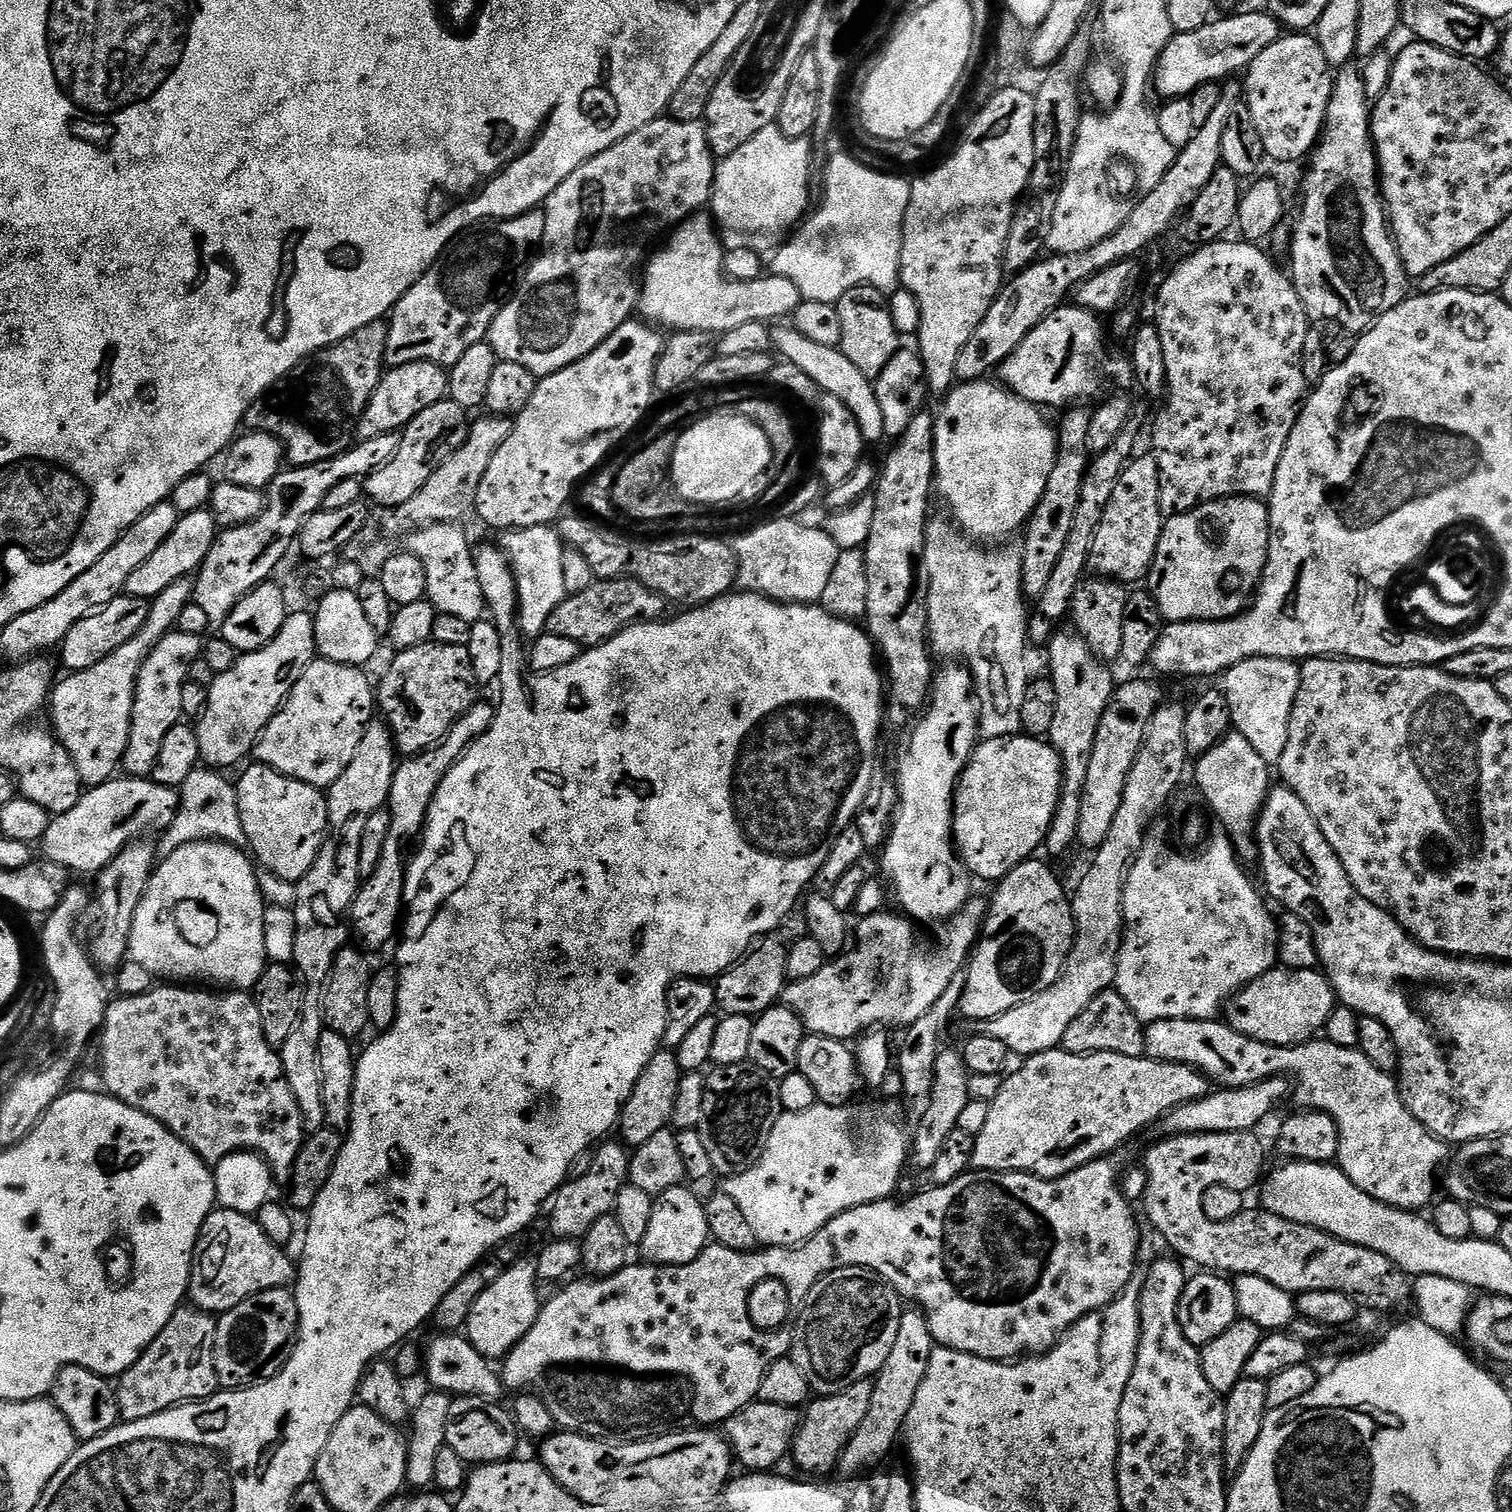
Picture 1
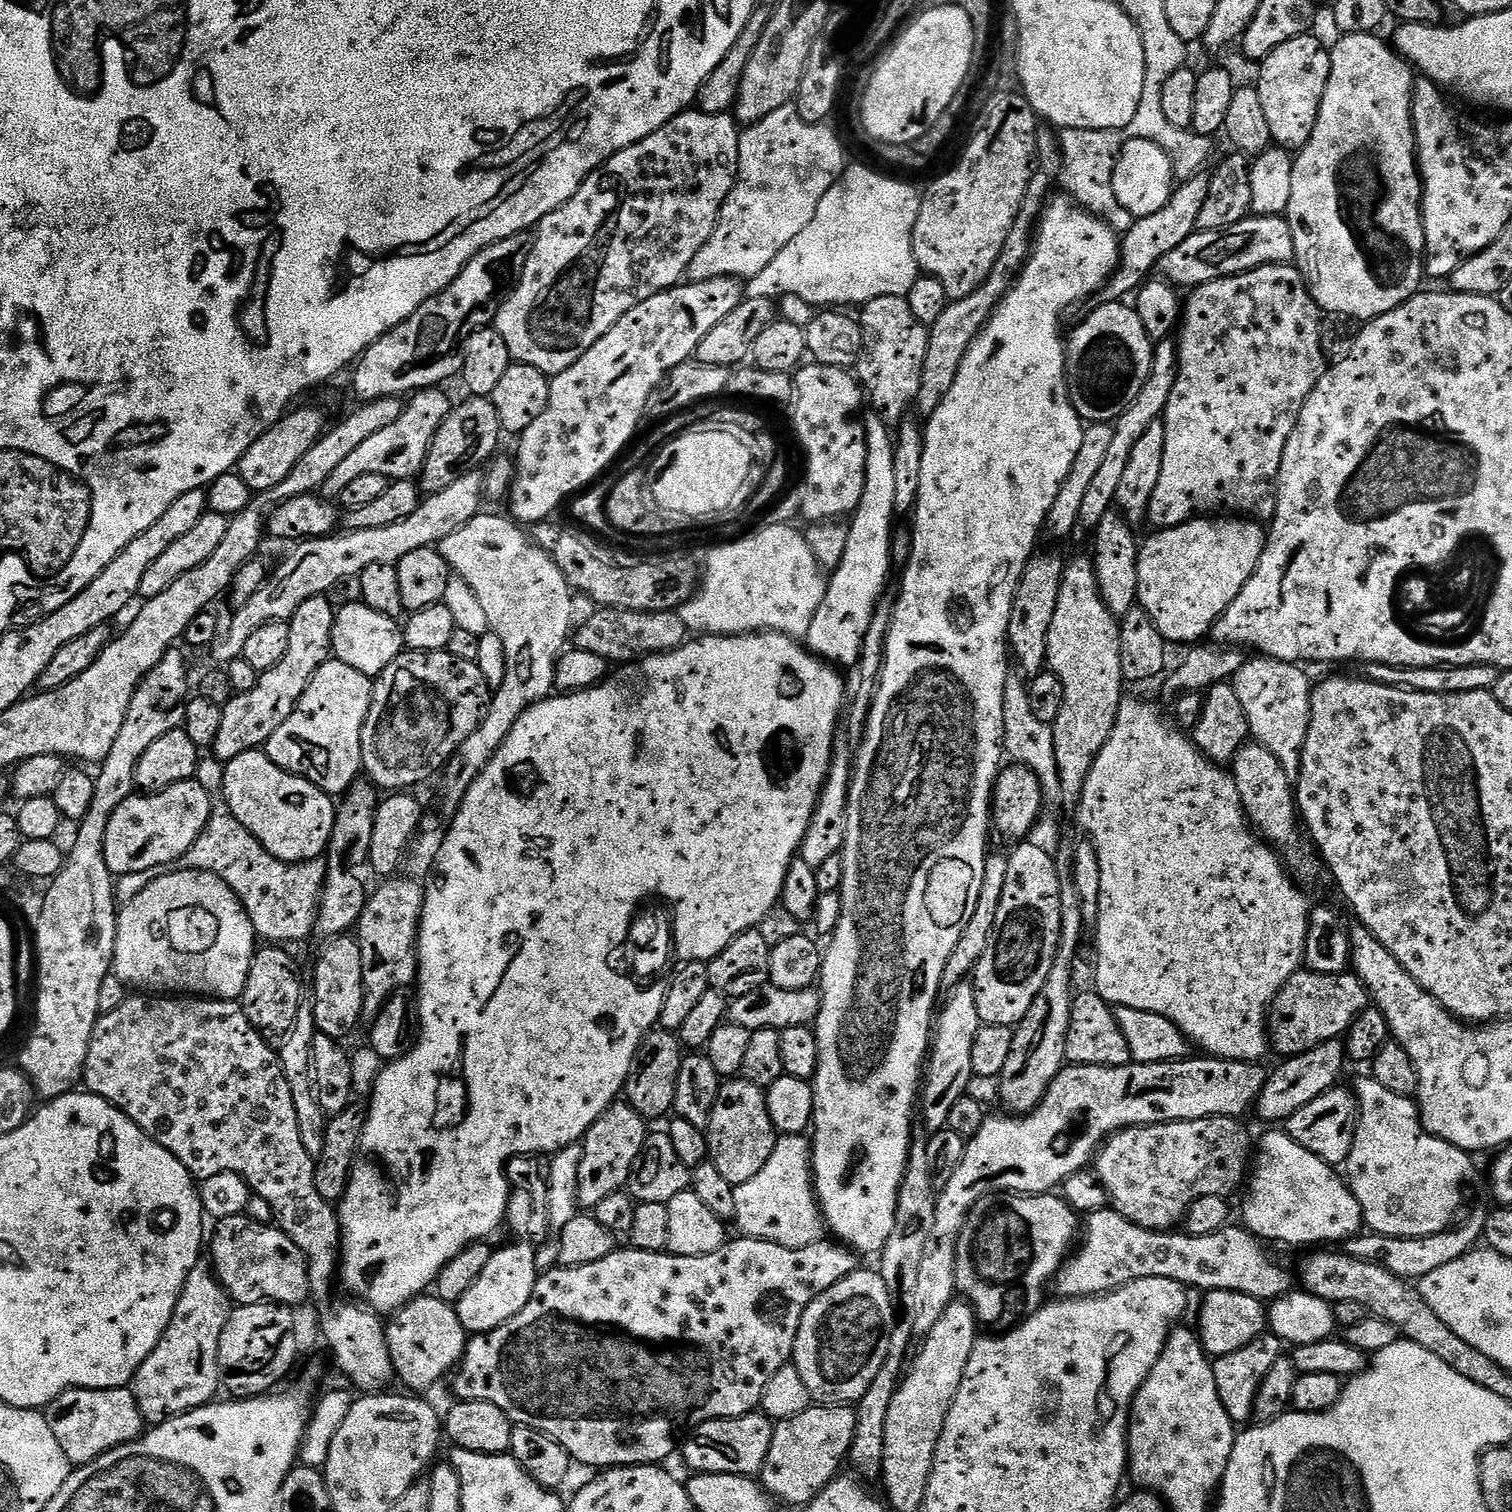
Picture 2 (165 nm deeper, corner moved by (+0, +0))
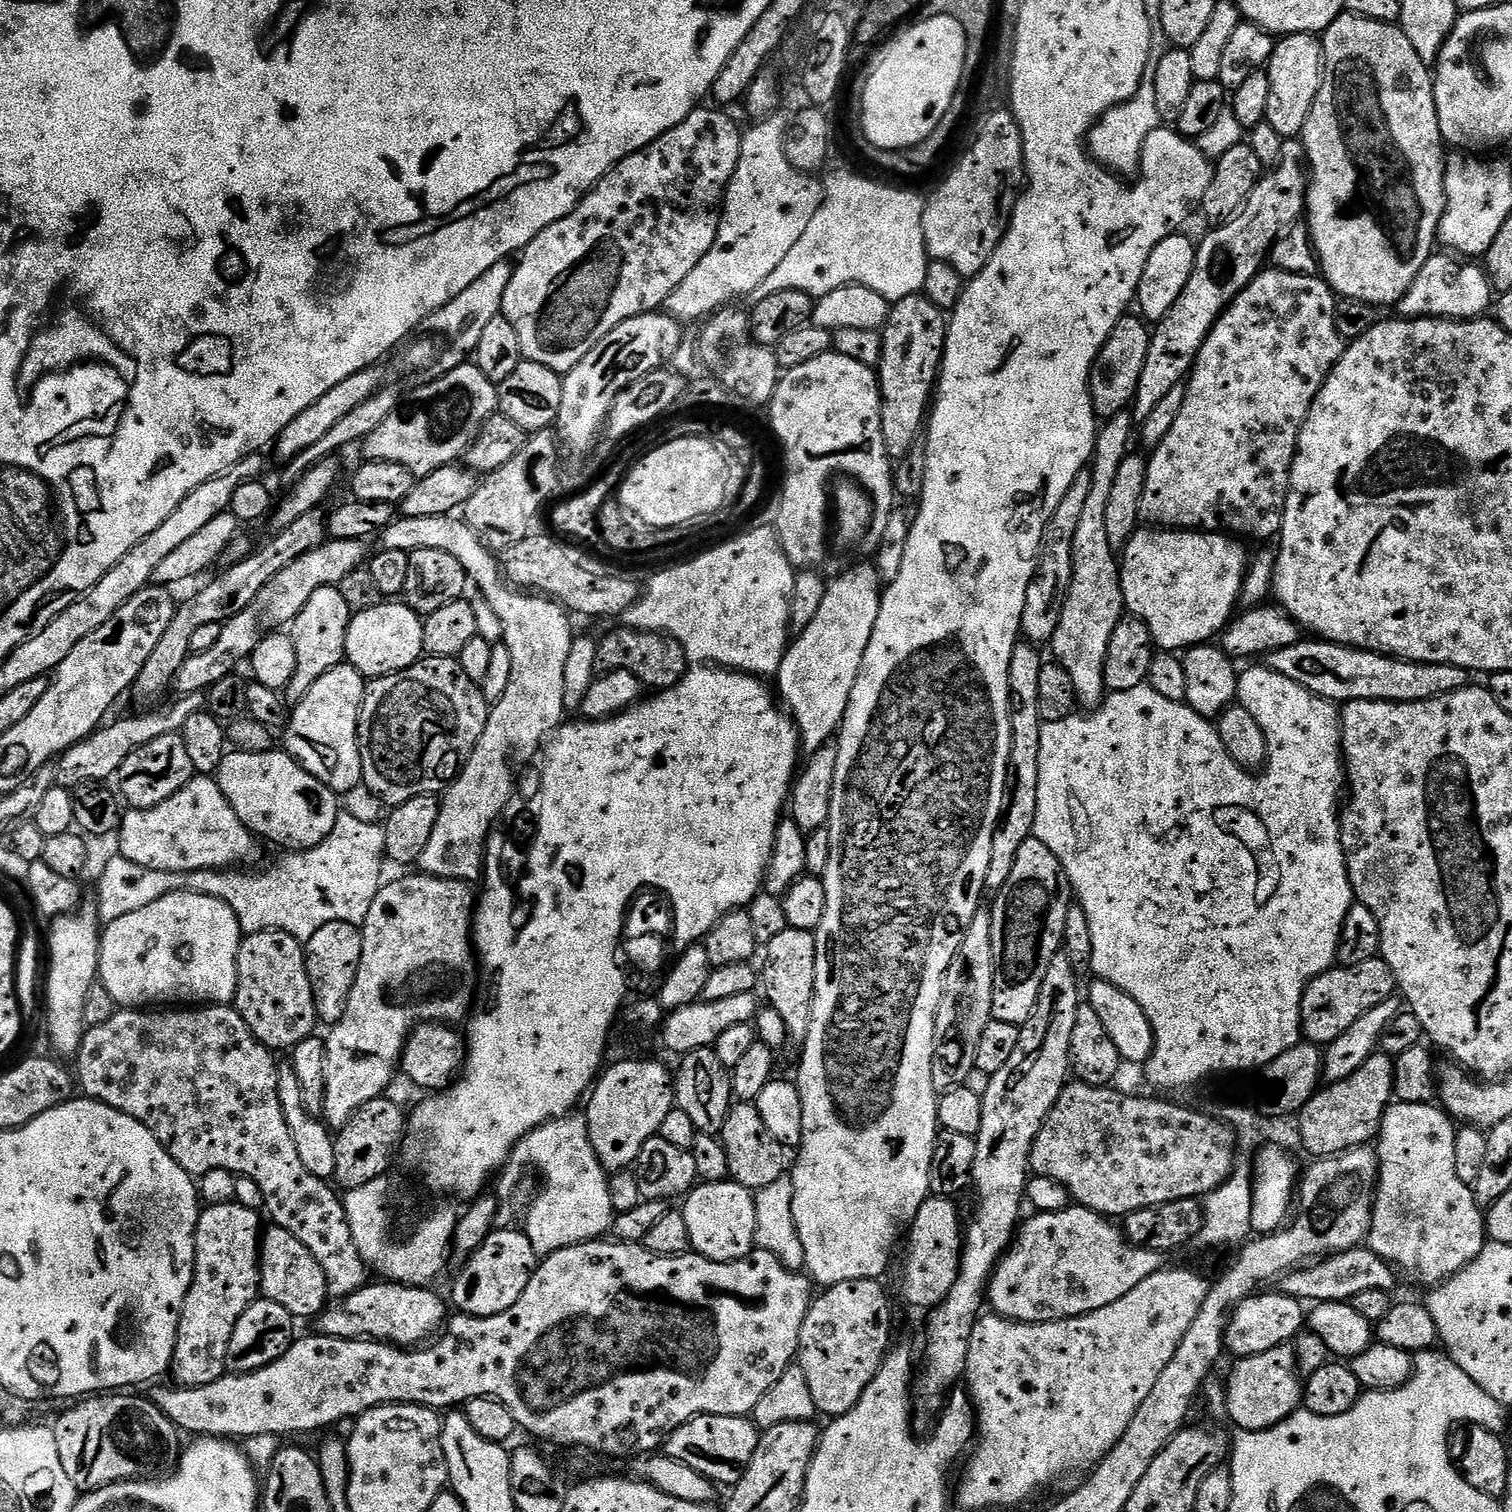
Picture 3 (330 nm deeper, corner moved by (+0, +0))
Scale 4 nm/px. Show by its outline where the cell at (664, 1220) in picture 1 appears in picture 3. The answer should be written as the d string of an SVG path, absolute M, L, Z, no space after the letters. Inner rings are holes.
M729 1178L722 1182L697 1183L683 1197L682 1211L690 1230L691 1251L714 1262L746 1258L756 1248L756 1197L753 1189L744 1188Z

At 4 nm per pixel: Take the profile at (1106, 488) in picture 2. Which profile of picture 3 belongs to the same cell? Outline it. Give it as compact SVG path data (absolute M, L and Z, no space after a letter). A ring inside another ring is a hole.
M1285 139L1280 161L1271 165L1270 170L1261 175L1258 186L1254 194L1250 194L1246 206L1242 206L1242 210L1230 222L1213 227L1212 233L1198 244L1194 252L1190 282L1186 282L1186 290L1178 294L1178 302L1174 302L1174 306L1170 306L1168 313L1155 321L1151 329L1146 350L1146 366L1142 366L1142 378L1138 378L1138 390L1130 405L1133 421L1144 421L1169 390L1174 390L1176 384L1185 383L1186 377L1191 373L1192 365L1196 362L1197 354L1202 350L1202 342L1206 342L1214 322L1232 305L1235 296L1243 288L1250 286L1250 282L1265 267L1266 257L1271 253L1276 241L1289 231L1290 226L1299 225L1296 224L1299 220L1301 223L1308 207L1309 179L1308 155L1304 149L1303 139Z

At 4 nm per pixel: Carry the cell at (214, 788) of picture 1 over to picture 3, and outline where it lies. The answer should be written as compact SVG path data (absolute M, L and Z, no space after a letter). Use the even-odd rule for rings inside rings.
M341 811L334 822L334 830L317 848L306 848L302 852L284 854L273 868L265 872L240 872L244 870L221 870L207 868L194 872L151 872L149 868L138 866L126 857L116 854L113 860L104 864L100 872L100 881L96 884L96 915L105 925L118 922L125 914L134 914L134 910L142 910L142 906L150 906L150 902L158 902L158 898L166 898L166 894L185 892L186 894L202 894L210 898L218 898L234 910L240 923L240 931L244 936L259 932L285 932L298 941L306 942L322 930L322 926L330 926L330 922L350 922L356 927L363 927L366 915L370 912L371 903L380 892L384 882L382 878L382 862L386 858L385 832L379 823L363 822L352 816L351 811Z

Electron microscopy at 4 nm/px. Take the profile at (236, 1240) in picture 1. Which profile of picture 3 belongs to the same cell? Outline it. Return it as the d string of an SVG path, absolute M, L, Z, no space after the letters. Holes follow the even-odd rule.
M275 1226L265 1227L260 1237L260 1291L263 1299L286 1306L293 1318L301 1321L311 1321L330 1303L326 1274L322 1274L322 1266L318 1266L314 1254L310 1254L290 1230Z

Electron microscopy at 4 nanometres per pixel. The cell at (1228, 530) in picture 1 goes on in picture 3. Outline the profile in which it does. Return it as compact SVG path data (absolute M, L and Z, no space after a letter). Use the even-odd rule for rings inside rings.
M1137 530L1129 538L1119 561L1124 606L1150 630L1157 649L1176 654L1209 643L1215 632L1216 636L1228 627L1228 621L1237 611L1242 582L1250 563L1249 553L1244 553L1240 544L1243 543L1239 539L1227 534L1191 530Z

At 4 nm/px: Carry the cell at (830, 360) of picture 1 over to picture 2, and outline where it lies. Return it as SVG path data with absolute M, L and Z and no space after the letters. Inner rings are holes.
M868 415L863 417L866 434L866 486L862 502L851 515L846 554L842 554L842 562L838 562L831 573L822 606L818 606L818 614L814 614L814 622L810 622L806 637L808 651L833 666L855 666L860 663L860 651L870 630L870 622L876 609L881 607L880 595L883 594L884 587L888 584L888 575L894 567L892 519L897 519L898 516L894 498L894 432L890 425L882 422L880 416Z

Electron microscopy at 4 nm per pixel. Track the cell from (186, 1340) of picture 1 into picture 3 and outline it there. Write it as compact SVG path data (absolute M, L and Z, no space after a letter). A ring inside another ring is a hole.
M238 1203L209 1204L201 1211L194 1238L194 1274L174 1342L171 1383L182 1388L210 1386L226 1374L226 1350L238 1318L261 1295L261 1213Z

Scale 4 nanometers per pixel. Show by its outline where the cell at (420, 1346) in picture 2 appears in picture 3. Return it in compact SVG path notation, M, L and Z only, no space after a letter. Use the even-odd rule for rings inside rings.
M369 1282L354 1294L333 1299L328 1307L315 1317L315 1331L321 1336L337 1336L343 1340L378 1340L409 1350L431 1341L445 1327L444 1300L431 1287L411 1288L409 1284Z

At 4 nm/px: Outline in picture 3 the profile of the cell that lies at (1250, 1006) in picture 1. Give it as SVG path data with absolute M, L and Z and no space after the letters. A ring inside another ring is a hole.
M1372 956L1366 962L1358 962L1358 966L1342 968L1333 966L1328 972L1315 976L1304 987L1300 1003L1300 1026L1302 1036L1307 1043L1327 1046L1338 1038L1338 1034L1346 1034L1366 1010L1374 1010L1381 1002L1393 999L1398 989L1394 970L1386 966L1379 956Z

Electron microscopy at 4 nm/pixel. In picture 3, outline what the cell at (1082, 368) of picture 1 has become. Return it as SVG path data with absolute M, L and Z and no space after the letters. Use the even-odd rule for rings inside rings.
M1125 315L1124 319L1118 322L1092 367L1088 391L1092 393L1092 407L1095 408L1097 417L1107 418L1125 411L1138 390L1138 378L1142 378L1142 366L1146 366L1150 328L1143 319L1133 316Z

